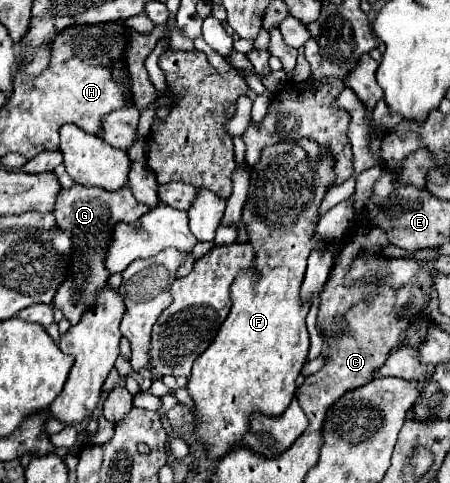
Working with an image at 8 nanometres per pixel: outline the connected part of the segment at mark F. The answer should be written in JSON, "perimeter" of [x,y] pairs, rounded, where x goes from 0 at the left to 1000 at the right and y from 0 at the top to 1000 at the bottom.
{"perimeter":[[[698,288],[622,292],[613,300],[587,304],[573,337],[556,350],[556,391],[538,429],[538,462],[551,478],[551,503],[569,520],[564,557],[533,561],[520,578],[511,594],[516,644],[502,656],[502,669],[493,669],[484,681],[476,710],[431,747],[418,789],[422,822],[436,834],[436,901],[462,917],[462,942],[471,950],[498,946],[529,913],[538,913],[551,892],[551,863],[564,851],[613,863],[644,839],[658,814],[658,781],[680,752],[689,718],[676,660],[693,631],[667,615],[667,590],[684,528],[693,520],[724,516],[724,499],[702,491],[702,466],[711,453],[711,420],[742,375],[742,329],[733,329],[733,313],[716,308]]]}

